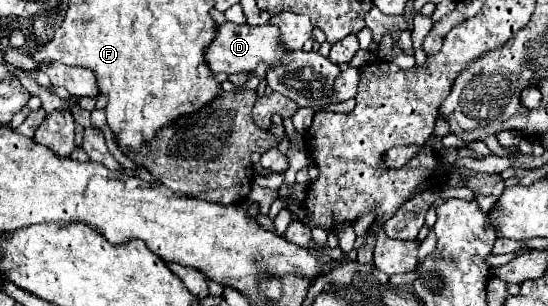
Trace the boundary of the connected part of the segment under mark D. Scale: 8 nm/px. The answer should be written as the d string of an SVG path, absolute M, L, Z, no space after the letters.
M225 22L225 24L219 26L217 38L209 46L205 58L209 62L209 68L215 74L219 74L219 72L225 72L225 74L241 74L241 72L247 72L247 74L251 74L257 68L257 64L265 62L267 66L273 66L273 64L281 62L287 54L289 54L289 50L281 44L277 26L265 24L265 26L255 26L253 28L253 26L247 26L247 24L237 26L237 24Z

